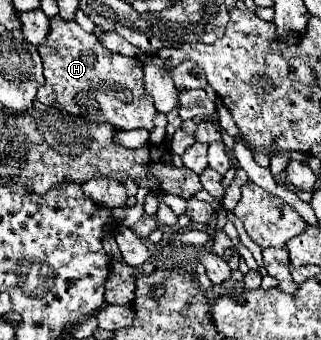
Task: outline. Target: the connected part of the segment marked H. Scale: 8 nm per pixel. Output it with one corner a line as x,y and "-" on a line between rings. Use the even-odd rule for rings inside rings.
51,19
51,31
45,43
39,45
43,59
45,85
37,91
37,101
81,115
95,123
111,123
119,129
153,129
153,117
157,115
153,99
143,86
143,63
137,57
125,57
109,53
93,33
85,33
75,21

